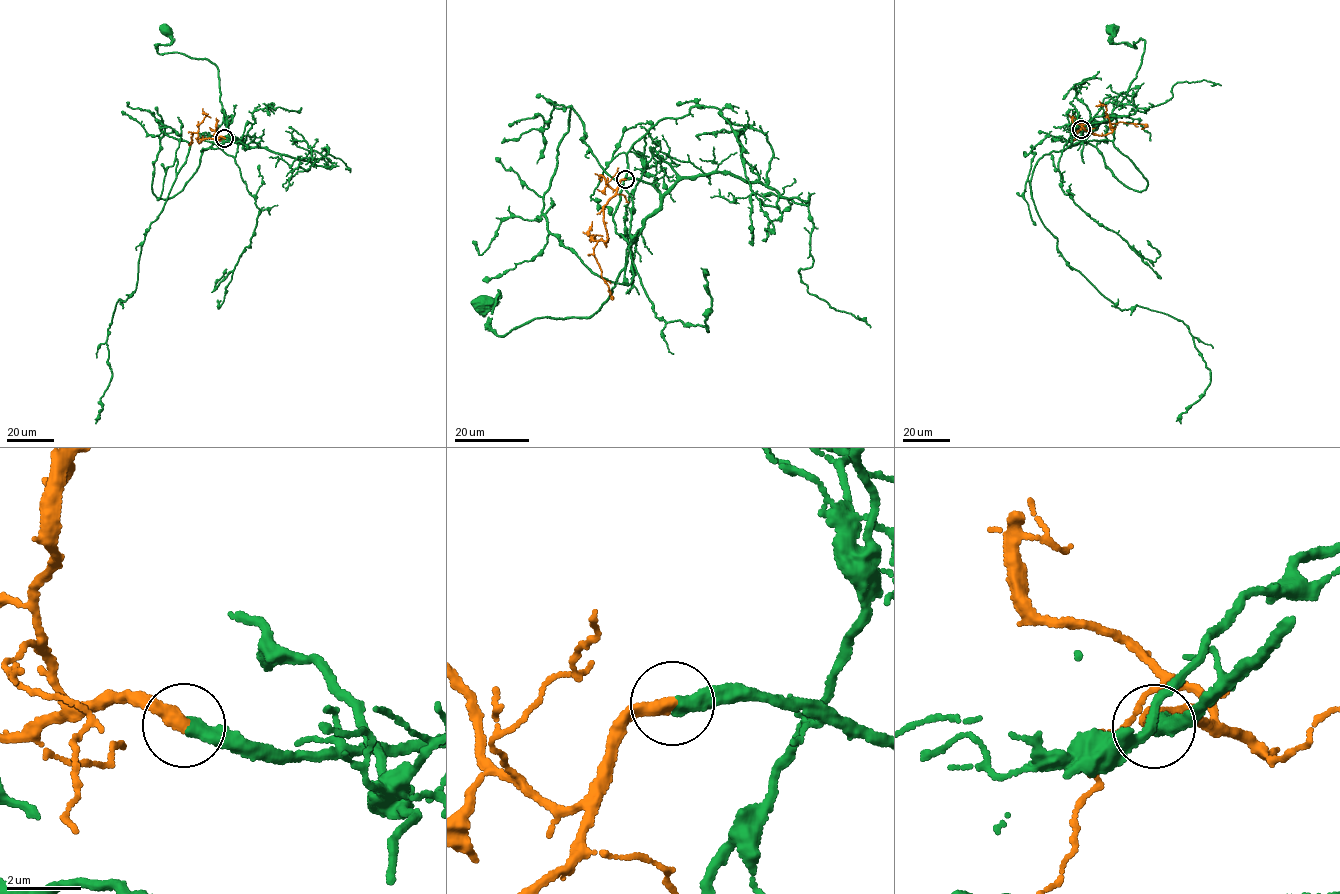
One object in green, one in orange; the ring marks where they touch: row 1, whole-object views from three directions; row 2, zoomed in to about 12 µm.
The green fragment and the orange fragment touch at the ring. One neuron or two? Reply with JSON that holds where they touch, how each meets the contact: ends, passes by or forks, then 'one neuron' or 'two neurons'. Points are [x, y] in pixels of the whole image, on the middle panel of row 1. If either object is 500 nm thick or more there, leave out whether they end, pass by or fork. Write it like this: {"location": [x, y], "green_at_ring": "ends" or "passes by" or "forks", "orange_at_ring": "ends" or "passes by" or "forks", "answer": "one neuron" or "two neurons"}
{"location": [625, 179], "green_at_ring": "ends", "orange_at_ring": "ends", "answer": "one neuron"}

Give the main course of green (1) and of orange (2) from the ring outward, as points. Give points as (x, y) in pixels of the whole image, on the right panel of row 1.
1: (1080, 130), (1128, 90), (1141, 61), (1144, 40), (1133, 43), (1135, 48), (1111, 43), (1110, 30)
2: (1081, 130), (1105, 135), (1112, 132), (1110, 124), (1122, 122), (1145, 124), (1141, 129)

